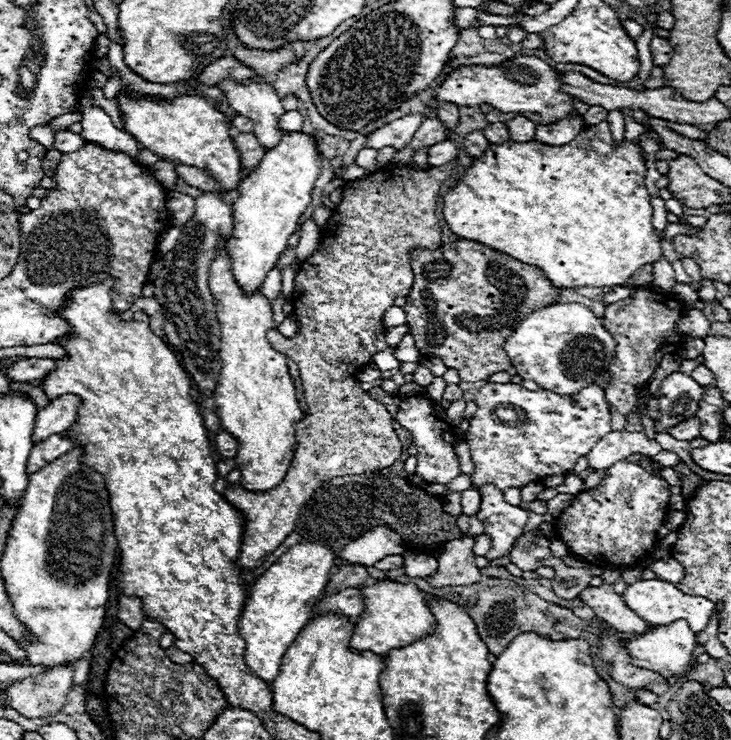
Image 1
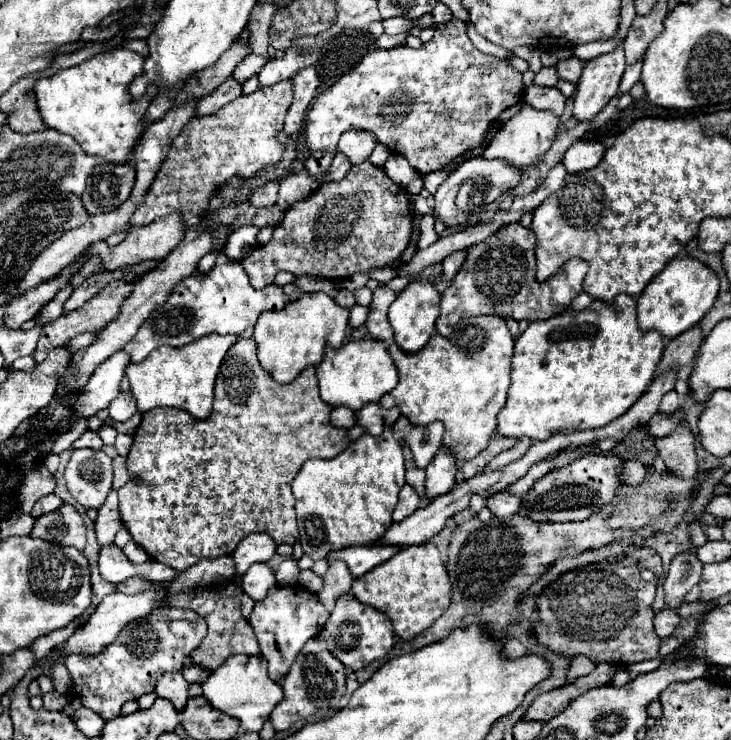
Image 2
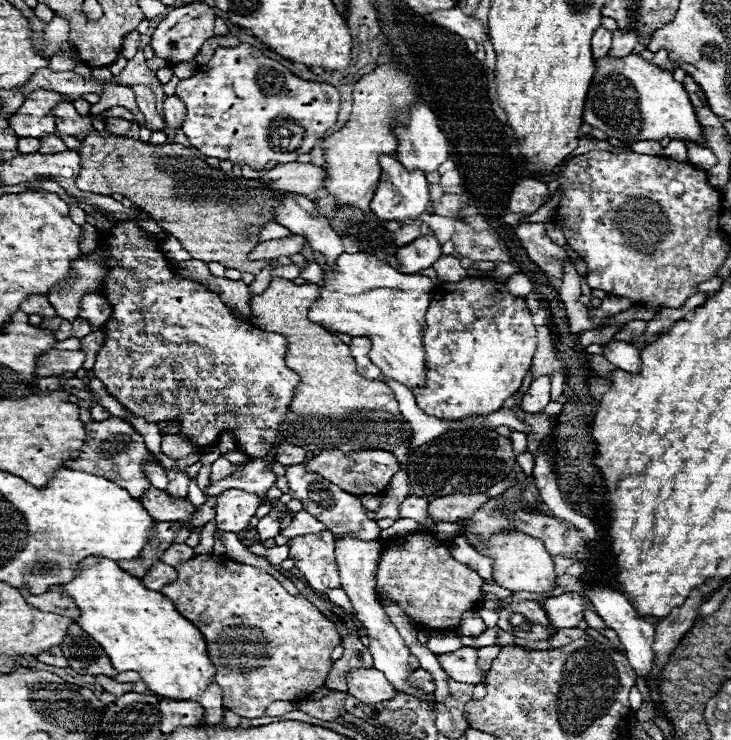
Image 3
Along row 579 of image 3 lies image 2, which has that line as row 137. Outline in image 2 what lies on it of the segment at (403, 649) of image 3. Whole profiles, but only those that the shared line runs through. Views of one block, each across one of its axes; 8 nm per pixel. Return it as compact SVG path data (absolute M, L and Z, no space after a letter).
M348 130L340 136L338 142L338 150L342 154L348 156L348 160L352 164L360 164L364 160L368 160L368 156L372 154L374 146L376 146L376 136L372 136L372 132L364 132L364 130Z

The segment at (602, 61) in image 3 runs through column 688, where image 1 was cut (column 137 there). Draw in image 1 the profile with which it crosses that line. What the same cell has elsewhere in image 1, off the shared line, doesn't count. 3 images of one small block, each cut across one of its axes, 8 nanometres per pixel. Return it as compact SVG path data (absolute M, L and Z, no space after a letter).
M182 94L172 102L158 102L146 98L120 96L120 110L124 112L124 128L136 140L172 164L186 164L202 168L216 182L224 184L220 194L236 190L240 184L240 152L236 150L226 116L210 106L202 96Z

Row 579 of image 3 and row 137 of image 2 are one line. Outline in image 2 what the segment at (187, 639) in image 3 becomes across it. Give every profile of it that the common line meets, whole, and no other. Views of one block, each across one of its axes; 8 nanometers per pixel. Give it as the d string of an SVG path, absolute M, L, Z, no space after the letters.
M116 48L110 52L96 54L94 58L60 70L50 78L40 78L34 84L36 106L48 128L64 134L72 134L76 142L88 152L98 154L106 162L126 164L132 160L134 146L140 132L140 116L158 94L156 86L148 86L148 96L140 99L140 104L132 104L126 94L126 86L134 76L144 72L144 58L136 52Z

